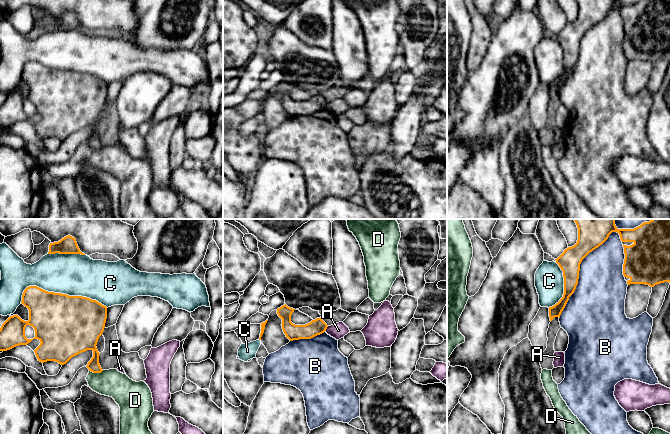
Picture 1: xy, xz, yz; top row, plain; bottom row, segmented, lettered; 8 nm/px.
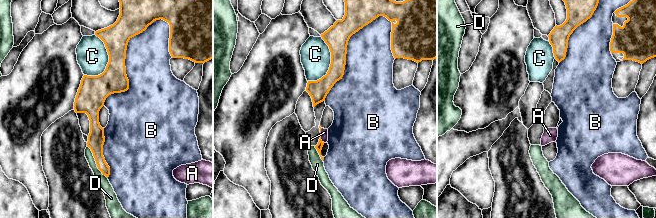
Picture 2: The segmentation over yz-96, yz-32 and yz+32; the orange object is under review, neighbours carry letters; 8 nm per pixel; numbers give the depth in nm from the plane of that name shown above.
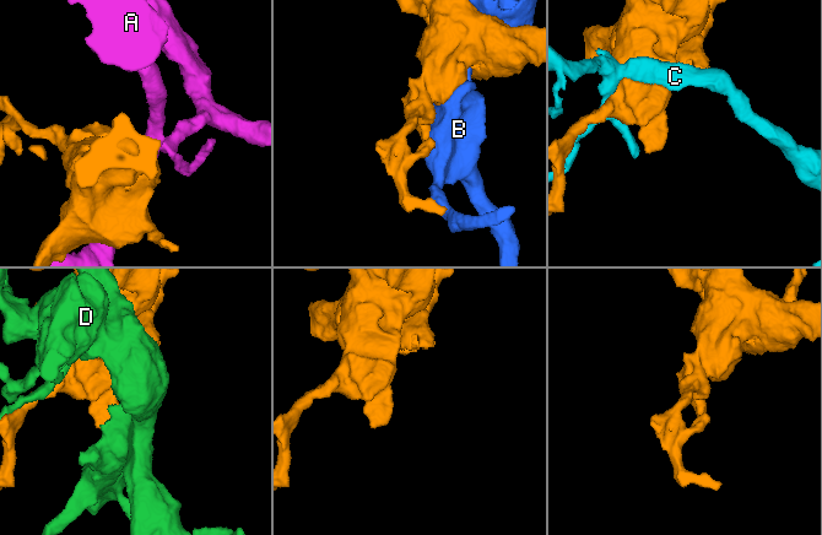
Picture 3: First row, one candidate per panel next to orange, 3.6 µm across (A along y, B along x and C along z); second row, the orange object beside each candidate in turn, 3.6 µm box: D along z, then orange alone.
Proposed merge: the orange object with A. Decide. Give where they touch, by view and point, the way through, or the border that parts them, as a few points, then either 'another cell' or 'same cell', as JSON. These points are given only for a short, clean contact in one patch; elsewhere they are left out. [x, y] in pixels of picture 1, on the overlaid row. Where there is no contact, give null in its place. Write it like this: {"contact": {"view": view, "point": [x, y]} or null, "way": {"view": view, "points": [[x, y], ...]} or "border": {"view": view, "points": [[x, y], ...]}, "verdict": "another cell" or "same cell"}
{"contact": {"view": "xz", "point": [326, 328]}, "border": {"view": "xz", "points": [[328, 326], [324, 331]]}, "verdict": "another cell"}

